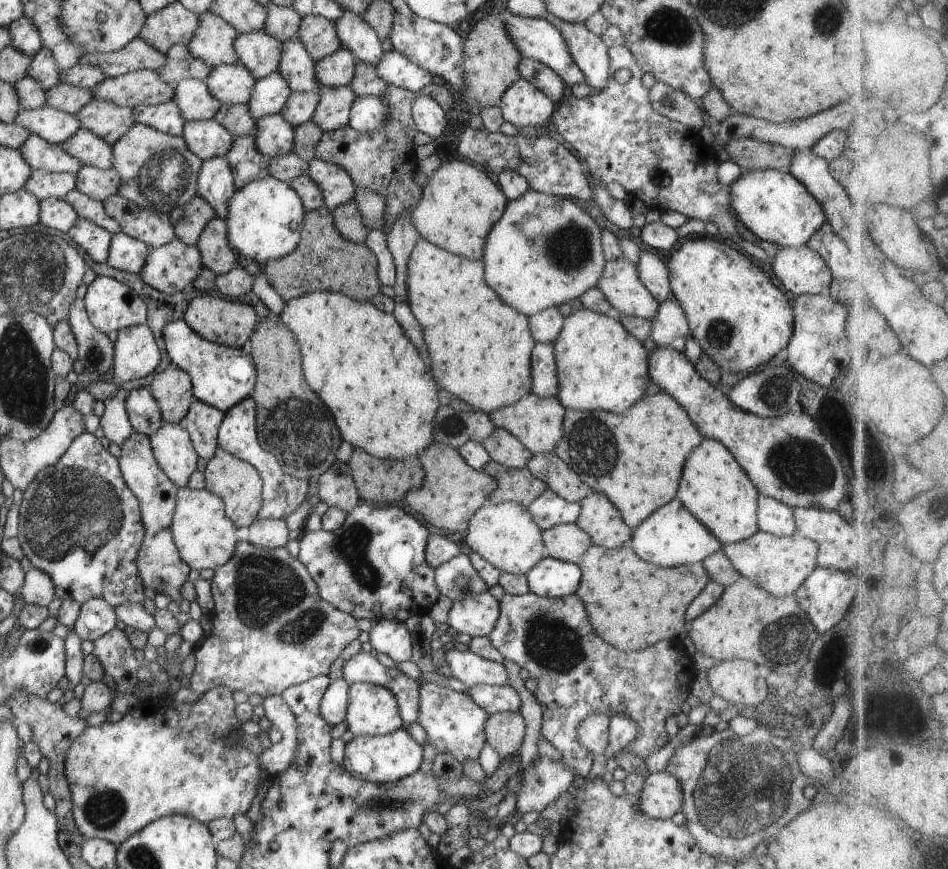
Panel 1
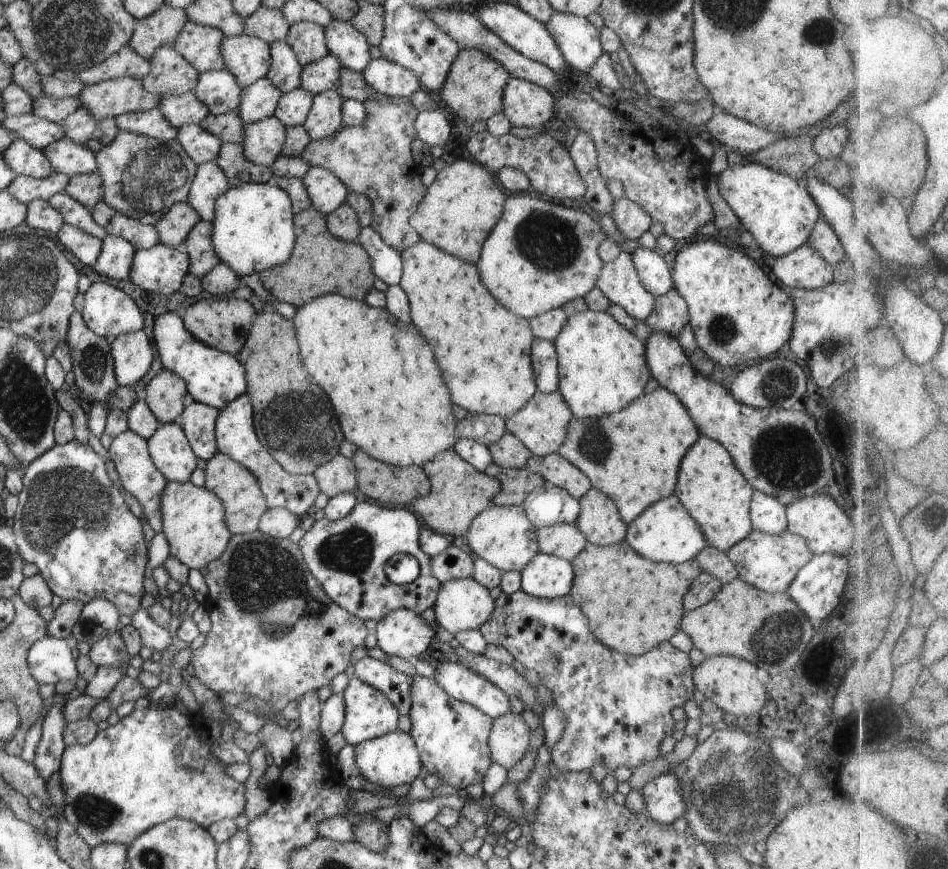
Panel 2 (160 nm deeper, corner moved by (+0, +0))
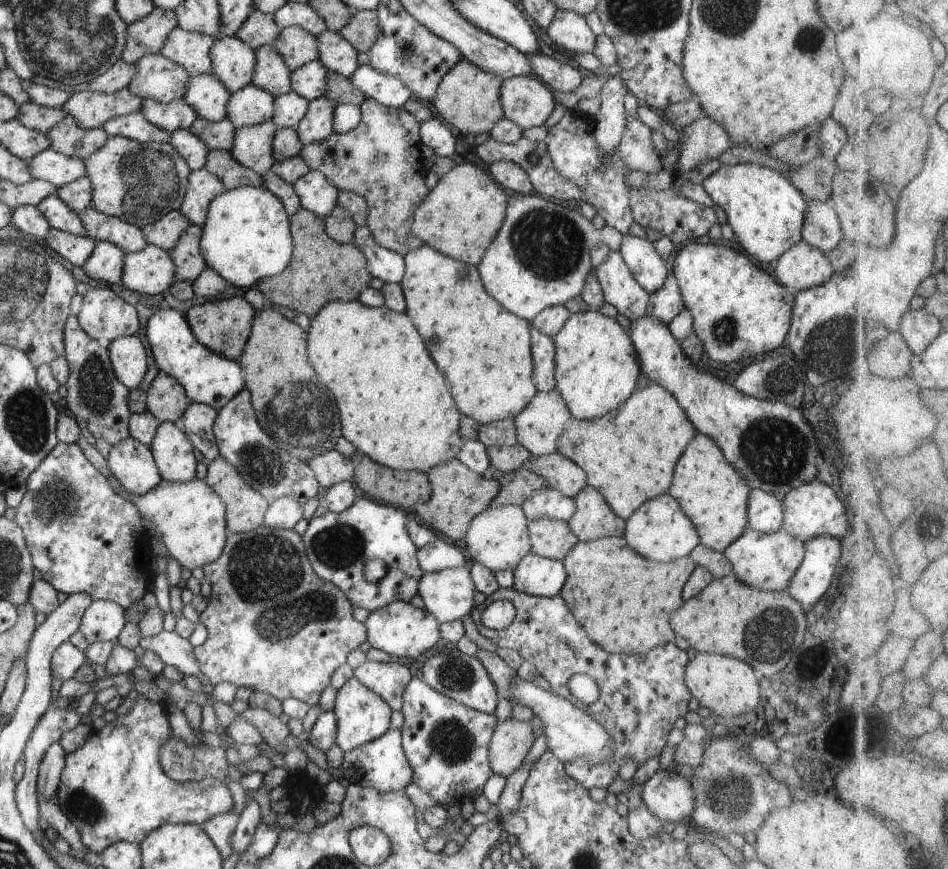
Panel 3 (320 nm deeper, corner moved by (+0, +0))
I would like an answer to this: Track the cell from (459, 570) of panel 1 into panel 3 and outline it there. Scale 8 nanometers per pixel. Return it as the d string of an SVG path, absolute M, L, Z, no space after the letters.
M436 536L427 545L417 548L416 558L424 573L436 572L460 565L470 566L470 559L452 542Z

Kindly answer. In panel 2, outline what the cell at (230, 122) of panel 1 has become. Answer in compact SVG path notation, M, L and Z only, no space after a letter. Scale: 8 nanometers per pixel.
M228 111L226 114L216 116L208 113L199 125L210 134L219 138L222 143L243 144L243 122L236 111Z

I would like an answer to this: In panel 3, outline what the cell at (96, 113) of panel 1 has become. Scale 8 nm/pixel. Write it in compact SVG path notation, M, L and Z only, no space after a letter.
M66 115L48 132L50 148L64 156L84 160L110 138L102 127L84 130L70 115Z

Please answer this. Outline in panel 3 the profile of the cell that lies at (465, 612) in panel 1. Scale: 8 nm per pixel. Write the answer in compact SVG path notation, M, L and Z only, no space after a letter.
M468 566L424 573L420 577L417 594L424 600L425 609L439 623L461 620L476 607L473 602L476 587Z

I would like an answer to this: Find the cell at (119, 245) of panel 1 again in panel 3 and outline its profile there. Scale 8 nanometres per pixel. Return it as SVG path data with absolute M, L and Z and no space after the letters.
M98 241L81 269L90 279L102 282L102 286L120 285L125 254L114 243Z

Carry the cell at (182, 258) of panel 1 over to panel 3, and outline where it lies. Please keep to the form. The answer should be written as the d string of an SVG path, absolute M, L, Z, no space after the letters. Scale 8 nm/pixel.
M148 245L138 252L125 254L121 284L131 291L156 296L176 280L176 269L169 252Z

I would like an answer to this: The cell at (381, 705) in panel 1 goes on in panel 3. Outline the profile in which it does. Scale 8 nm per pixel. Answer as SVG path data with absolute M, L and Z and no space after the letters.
M356 677L349 679L337 690L333 711L337 718L335 744L344 752L373 741L392 728L391 716L393 710L375 692L360 684Z

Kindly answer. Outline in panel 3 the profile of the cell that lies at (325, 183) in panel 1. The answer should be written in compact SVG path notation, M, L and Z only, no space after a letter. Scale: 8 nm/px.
M311 170L300 177L293 187L301 208L313 212L322 219L337 205L339 190L334 188L321 172Z

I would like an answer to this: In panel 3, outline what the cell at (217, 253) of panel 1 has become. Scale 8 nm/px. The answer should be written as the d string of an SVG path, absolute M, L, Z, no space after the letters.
M190 225L180 235L172 250L169 250L171 259L175 262L175 276L179 281L193 283L197 276L207 267L200 248L202 229Z

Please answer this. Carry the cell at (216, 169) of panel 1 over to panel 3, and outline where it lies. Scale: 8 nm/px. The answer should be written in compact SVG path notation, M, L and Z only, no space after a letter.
M205 168L191 171L179 211L191 225L201 227L207 217L209 204L225 191L222 181Z

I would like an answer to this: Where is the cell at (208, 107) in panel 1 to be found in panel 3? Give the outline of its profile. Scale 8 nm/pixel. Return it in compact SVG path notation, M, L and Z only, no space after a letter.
M143 99L141 110L150 124L162 130L172 132L176 129L189 129L199 116L182 99L169 103L159 103L152 99Z

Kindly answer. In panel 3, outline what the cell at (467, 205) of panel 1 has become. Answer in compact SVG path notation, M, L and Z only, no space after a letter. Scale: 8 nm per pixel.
M471 163L456 165L439 178L437 186L425 196L425 199L415 210L412 232L424 244L436 249L438 252L477 267L502 226L507 202L508 196L506 196L506 192L496 184L491 174Z

